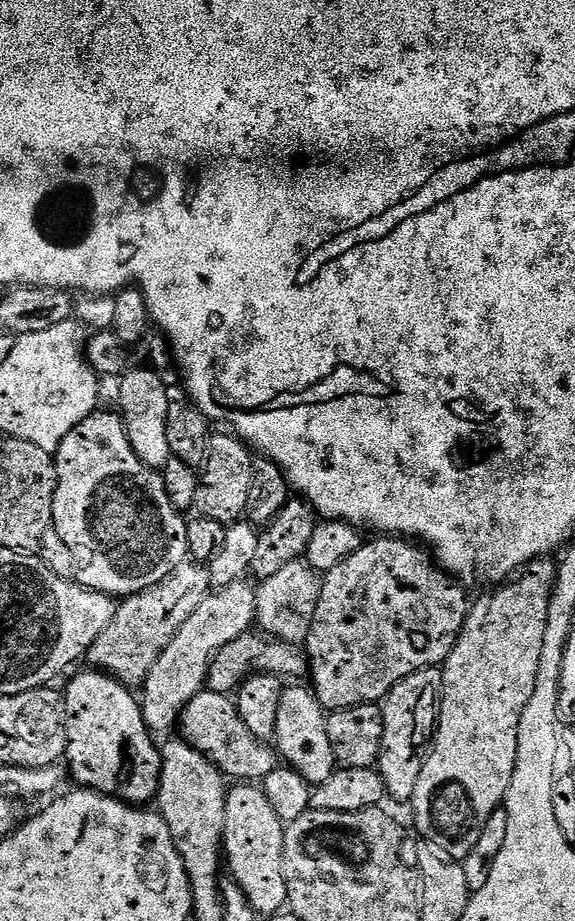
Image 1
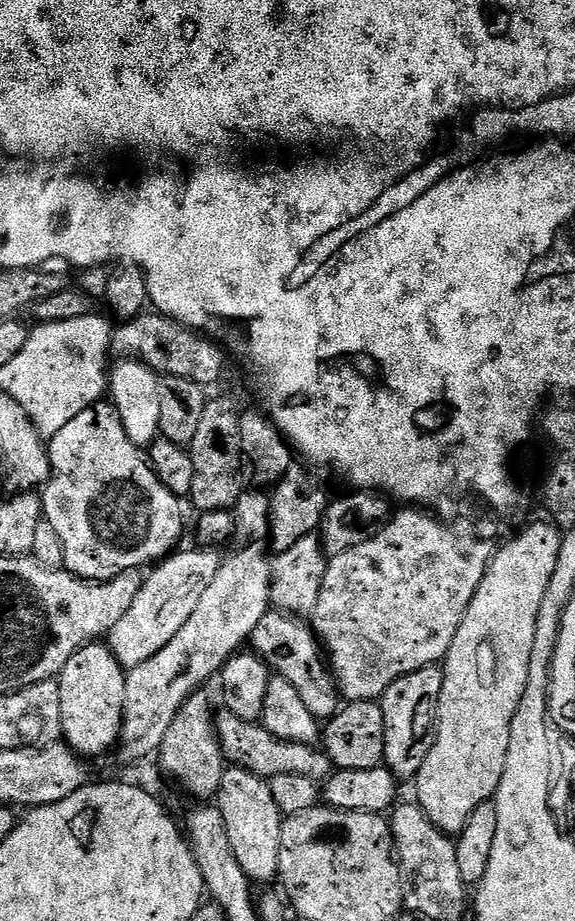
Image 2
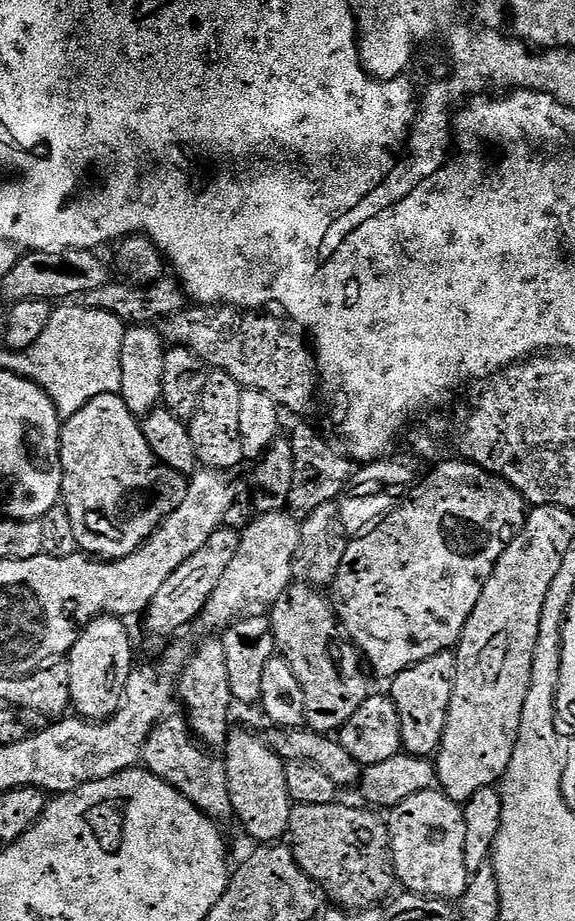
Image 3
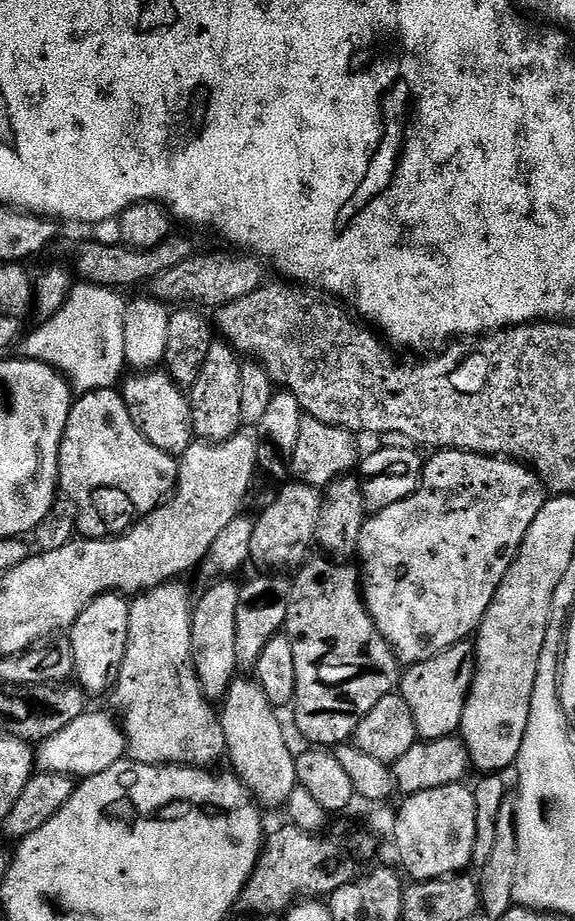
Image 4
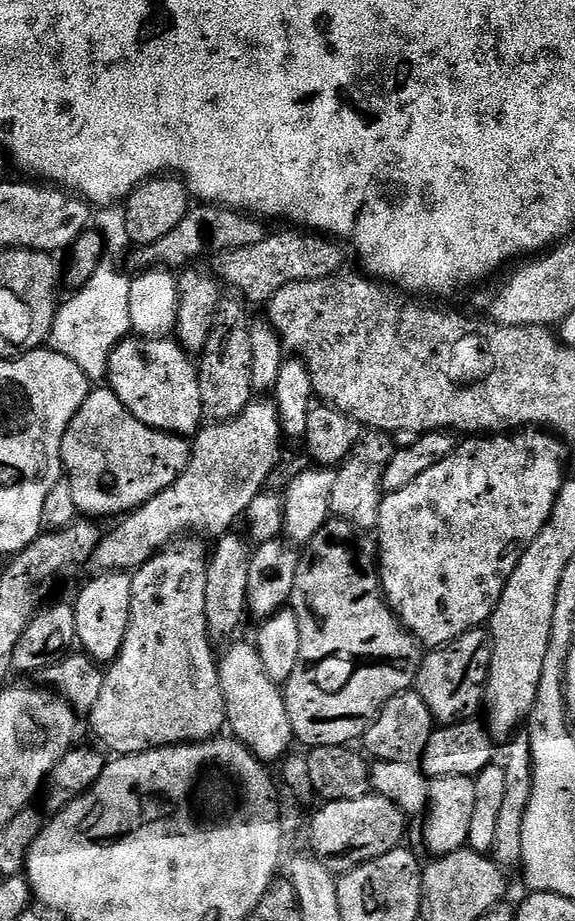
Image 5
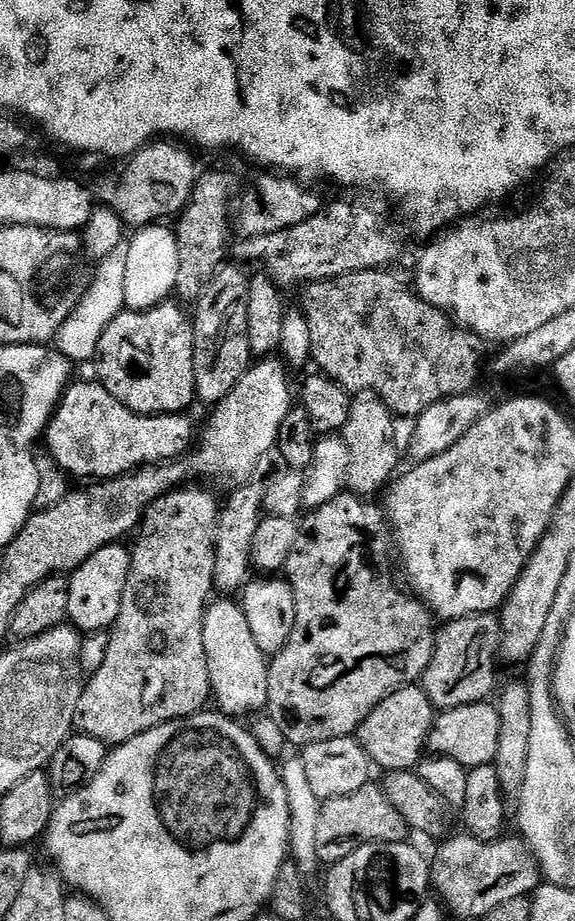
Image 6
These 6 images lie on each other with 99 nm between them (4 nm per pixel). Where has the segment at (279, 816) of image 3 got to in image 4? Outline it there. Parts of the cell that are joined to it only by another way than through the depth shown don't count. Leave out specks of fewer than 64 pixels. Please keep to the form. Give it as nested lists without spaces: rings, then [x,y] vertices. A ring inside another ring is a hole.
[[[233,679],[229,685],[228,693],[222,698],[224,712],[219,713],[226,734],[226,756],[229,761],[232,759],[231,771],[240,777],[261,809],[287,805],[290,794],[298,786],[294,775],[284,776],[284,768],[289,763],[284,750],[290,747],[290,741],[284,737],[284,728],[276,717],[277,709],[269,703],[257,681],[240,679]]]

